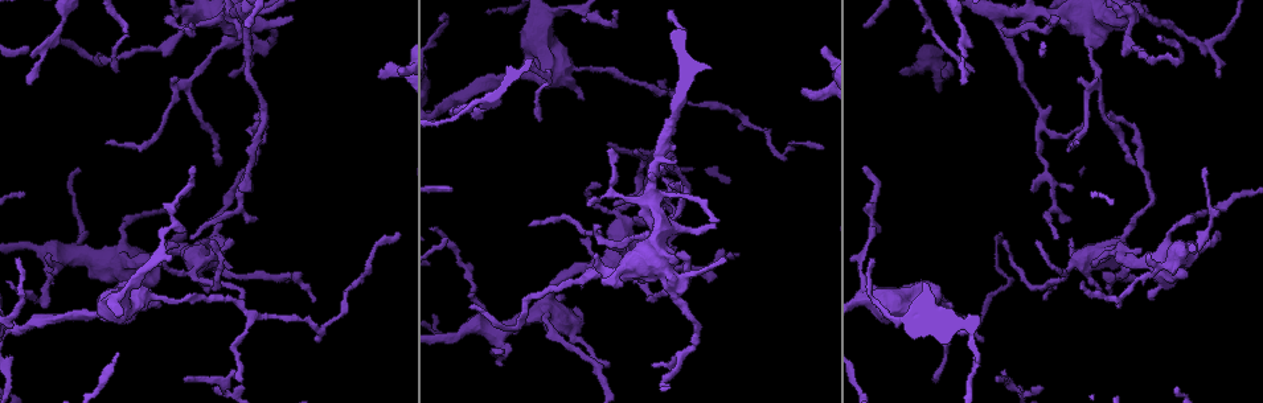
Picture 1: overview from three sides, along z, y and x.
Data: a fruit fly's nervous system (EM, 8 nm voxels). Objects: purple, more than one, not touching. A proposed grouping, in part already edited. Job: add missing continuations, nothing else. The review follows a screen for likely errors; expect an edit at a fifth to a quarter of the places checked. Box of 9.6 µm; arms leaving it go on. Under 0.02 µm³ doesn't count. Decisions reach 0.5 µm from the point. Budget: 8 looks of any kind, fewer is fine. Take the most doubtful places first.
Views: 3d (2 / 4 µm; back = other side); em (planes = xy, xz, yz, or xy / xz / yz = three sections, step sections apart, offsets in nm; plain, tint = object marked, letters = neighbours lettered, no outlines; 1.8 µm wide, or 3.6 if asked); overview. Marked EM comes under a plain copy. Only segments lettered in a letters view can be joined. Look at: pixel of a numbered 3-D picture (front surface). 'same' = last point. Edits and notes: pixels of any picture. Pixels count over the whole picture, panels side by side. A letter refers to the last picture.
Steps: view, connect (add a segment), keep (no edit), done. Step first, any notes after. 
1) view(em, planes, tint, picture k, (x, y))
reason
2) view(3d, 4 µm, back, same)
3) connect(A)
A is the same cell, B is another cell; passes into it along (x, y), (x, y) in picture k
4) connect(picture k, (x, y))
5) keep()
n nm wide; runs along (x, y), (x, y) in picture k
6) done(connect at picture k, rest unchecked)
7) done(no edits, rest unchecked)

view(em, planes, letters, picture 1, (941, 75))

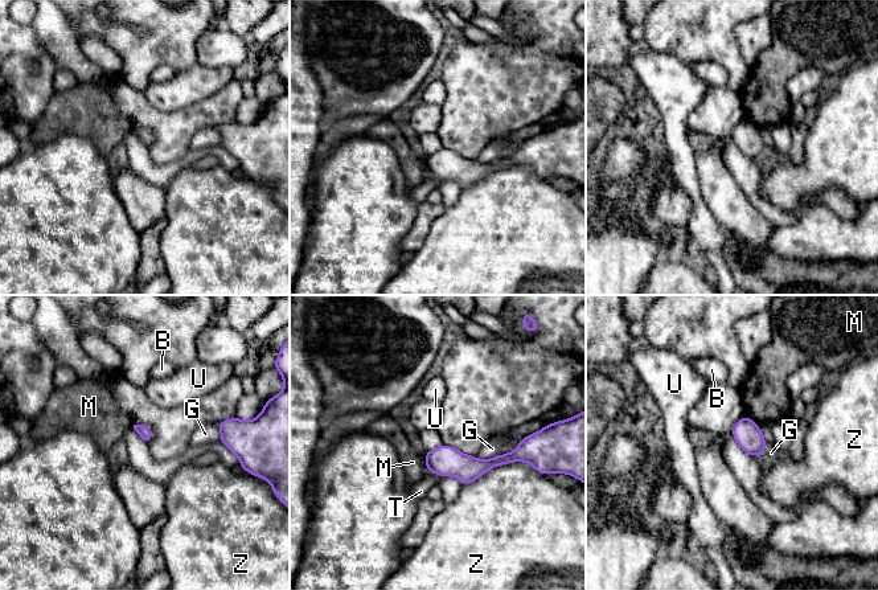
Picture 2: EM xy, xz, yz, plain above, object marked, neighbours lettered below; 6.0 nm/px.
keep()
B, G, M, T, U and Z are other cells; runs along (427, 455), (459, 464), (516, 458) in picture 2; none of them fits

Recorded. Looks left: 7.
view(em, planes, letters, picture 1, (654, 203))
abrupt turn

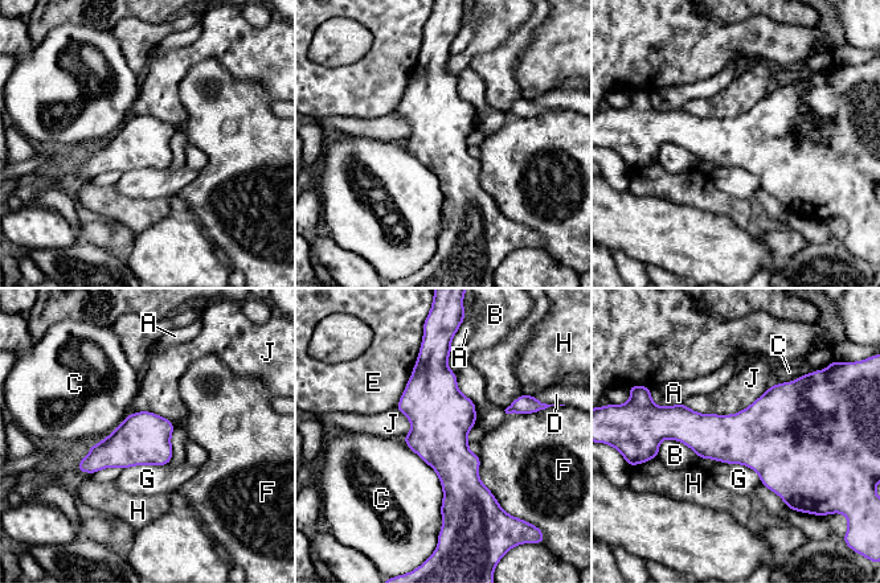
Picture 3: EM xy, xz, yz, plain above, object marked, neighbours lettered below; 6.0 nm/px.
keep()
A, B, C, D, E, F, G, H and J are other cells; border along (769, 388), (731, 414), (683, 403) in picture 3; none of them fits

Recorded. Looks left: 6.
view(3d, 4 µm, picture 1, (26, 79))
an open end

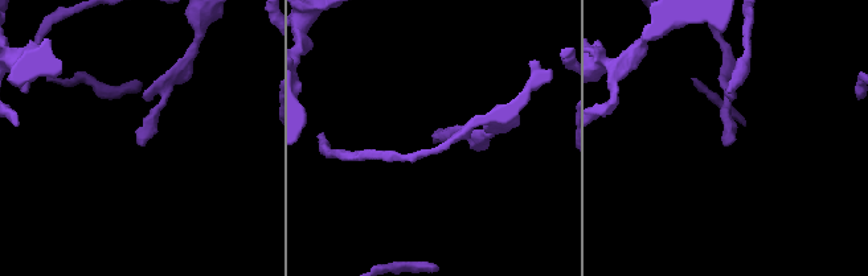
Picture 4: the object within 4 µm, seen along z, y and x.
view(em, planes, tint, picture 4, (434, 143))

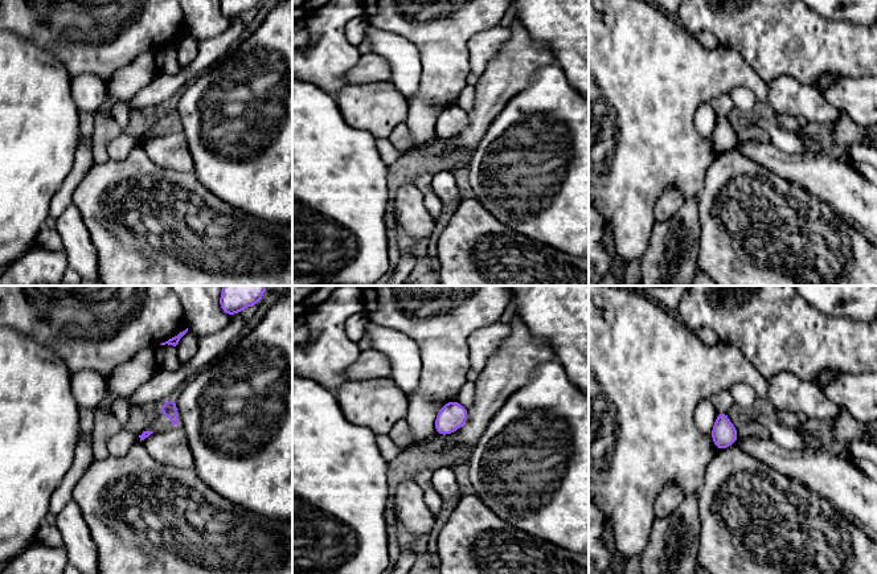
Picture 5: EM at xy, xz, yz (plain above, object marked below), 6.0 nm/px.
view(em, planes, letters, same)
see the neighbours

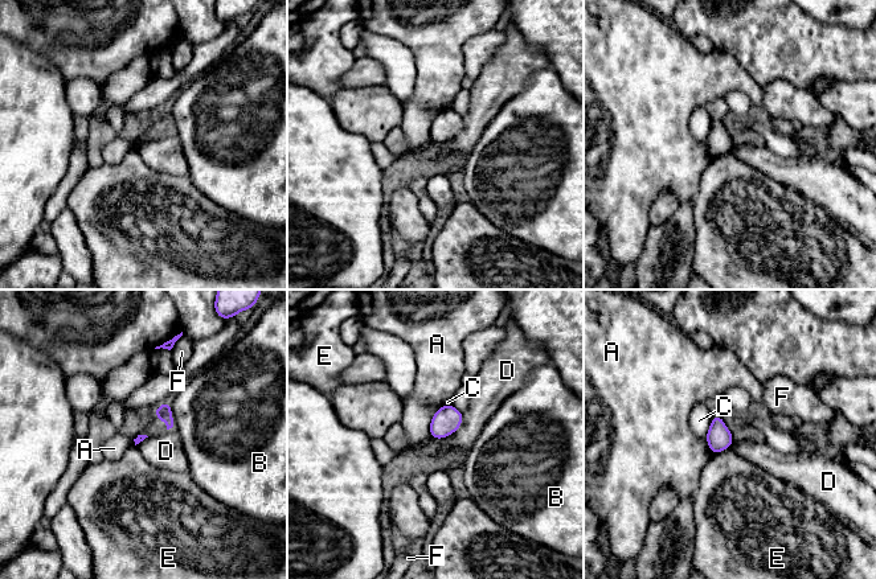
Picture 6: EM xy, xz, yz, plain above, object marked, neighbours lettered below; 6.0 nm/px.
keep()
A, B, C, D, E and F are other cells; border along (462, 413), (462, 423), (439, 439) in picture 6; no lettered segment goes on from it

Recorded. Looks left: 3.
done(no edits, rest unchecked)

